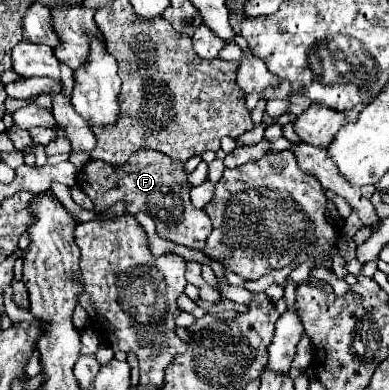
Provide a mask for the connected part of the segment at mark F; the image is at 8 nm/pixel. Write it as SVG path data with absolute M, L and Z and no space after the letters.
M140 150L132 154L132 158L124 166L112 168L110 174L110 164L102 160L90 160L78 172L78 184L94 202L96 212L104 212L112 204L124 202L126 214L146 212L156 222L156 234L160 238L172 240L176 244L178 240L182 240L184 246L204 250L206 238L210 236L212 230L212 222L204 210L192 206L190 202L192 186L188 182L188 172L184 170L182 162L176 162L166 154L154 150Z

